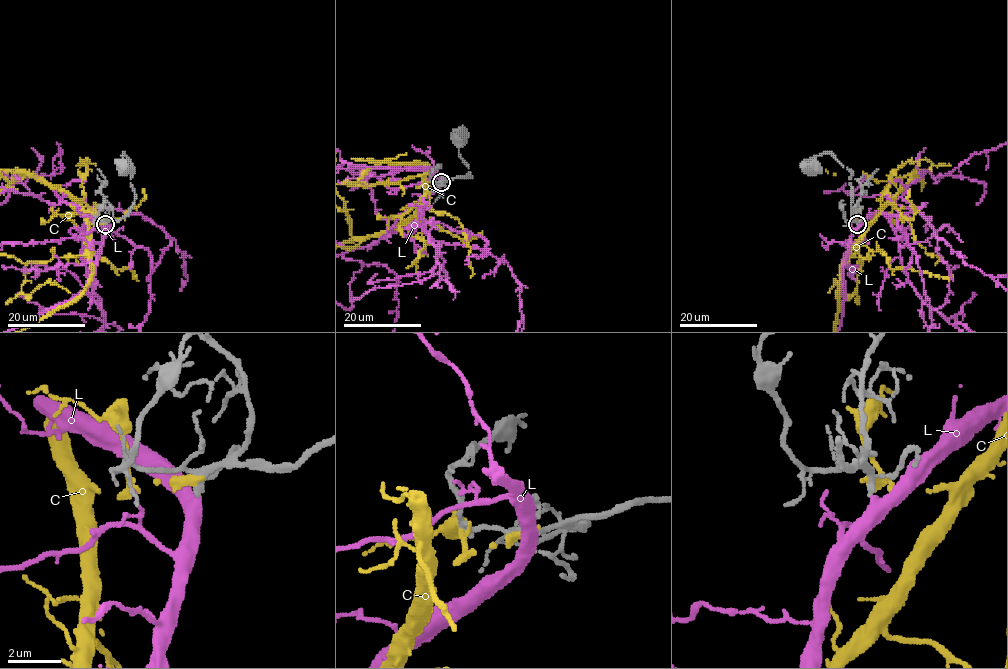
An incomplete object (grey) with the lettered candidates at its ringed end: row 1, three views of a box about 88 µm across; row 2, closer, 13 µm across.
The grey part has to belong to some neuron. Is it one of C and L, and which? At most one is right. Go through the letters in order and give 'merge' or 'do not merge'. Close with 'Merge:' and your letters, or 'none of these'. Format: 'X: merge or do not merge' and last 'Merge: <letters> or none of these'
C: do not merge
L: do not merge
Merge: none of these

